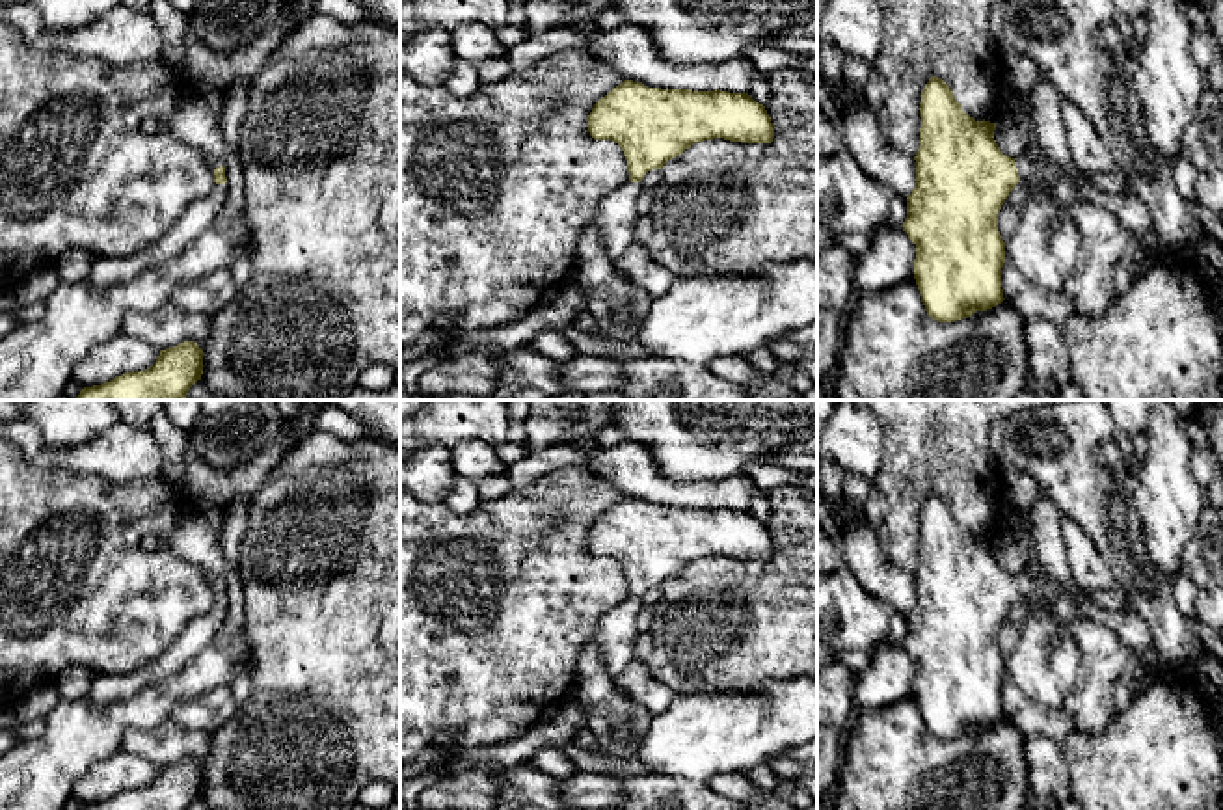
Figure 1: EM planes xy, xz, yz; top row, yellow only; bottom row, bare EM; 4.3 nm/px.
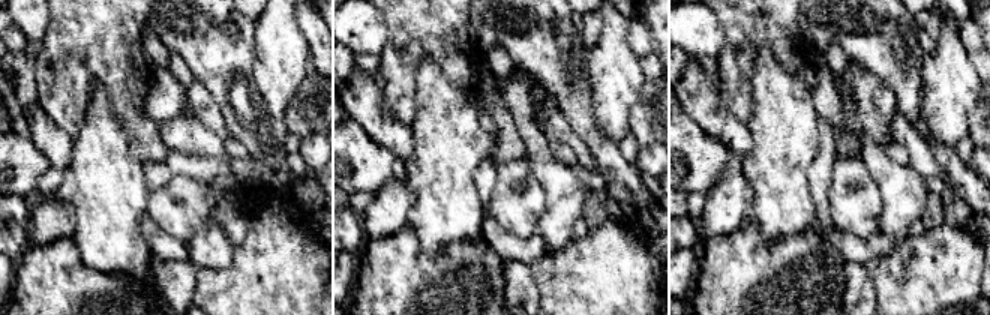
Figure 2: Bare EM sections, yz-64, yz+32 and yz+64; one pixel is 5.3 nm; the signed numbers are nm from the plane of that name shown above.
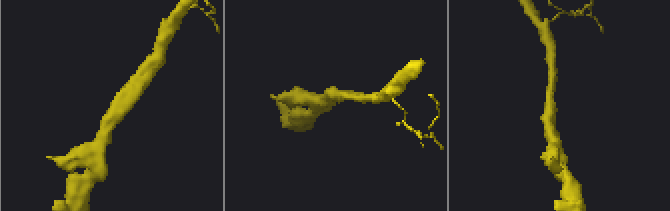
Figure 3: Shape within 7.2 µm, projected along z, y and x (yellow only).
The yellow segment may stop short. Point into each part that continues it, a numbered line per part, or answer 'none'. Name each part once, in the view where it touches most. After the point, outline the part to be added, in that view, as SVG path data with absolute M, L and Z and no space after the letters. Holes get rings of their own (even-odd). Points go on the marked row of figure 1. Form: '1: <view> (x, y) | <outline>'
1: yz (1130, 211) | M1024 153L1016 156L1015 162L1020 181L1033 179L1044 182L1050 197L1063 205L1074 199L1085 199L1111 210L1130 235L1145 235L1154 231L1150 212L1137 196L1130 196L1126 192L1121 196L1106 196L1093 186L1087 175L1082 175L1080 181L1072 181L1046 156L1041 156L1037 162L1033 162Z

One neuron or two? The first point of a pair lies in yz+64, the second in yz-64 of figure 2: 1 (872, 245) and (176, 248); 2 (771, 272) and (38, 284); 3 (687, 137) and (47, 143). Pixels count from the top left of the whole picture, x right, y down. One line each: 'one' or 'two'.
1: one
2: one
3: two

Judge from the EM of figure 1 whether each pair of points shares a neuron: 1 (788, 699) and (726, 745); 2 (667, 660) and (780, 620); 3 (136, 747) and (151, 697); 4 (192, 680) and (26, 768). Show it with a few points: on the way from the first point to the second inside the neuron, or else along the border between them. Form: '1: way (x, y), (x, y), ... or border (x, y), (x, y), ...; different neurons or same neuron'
1: way (777, 715), (769, 723), (743, 728); same neuron
2: way (695, 650), (721, 624), (752, 622); same neuron
3: border (170, 721), (149, 730), (127, 730), (121, 745); different neurons
4: way (151, 706), (67, 747); same neuron

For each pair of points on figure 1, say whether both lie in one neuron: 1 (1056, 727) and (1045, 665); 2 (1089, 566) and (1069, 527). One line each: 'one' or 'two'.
1: two
2: one

